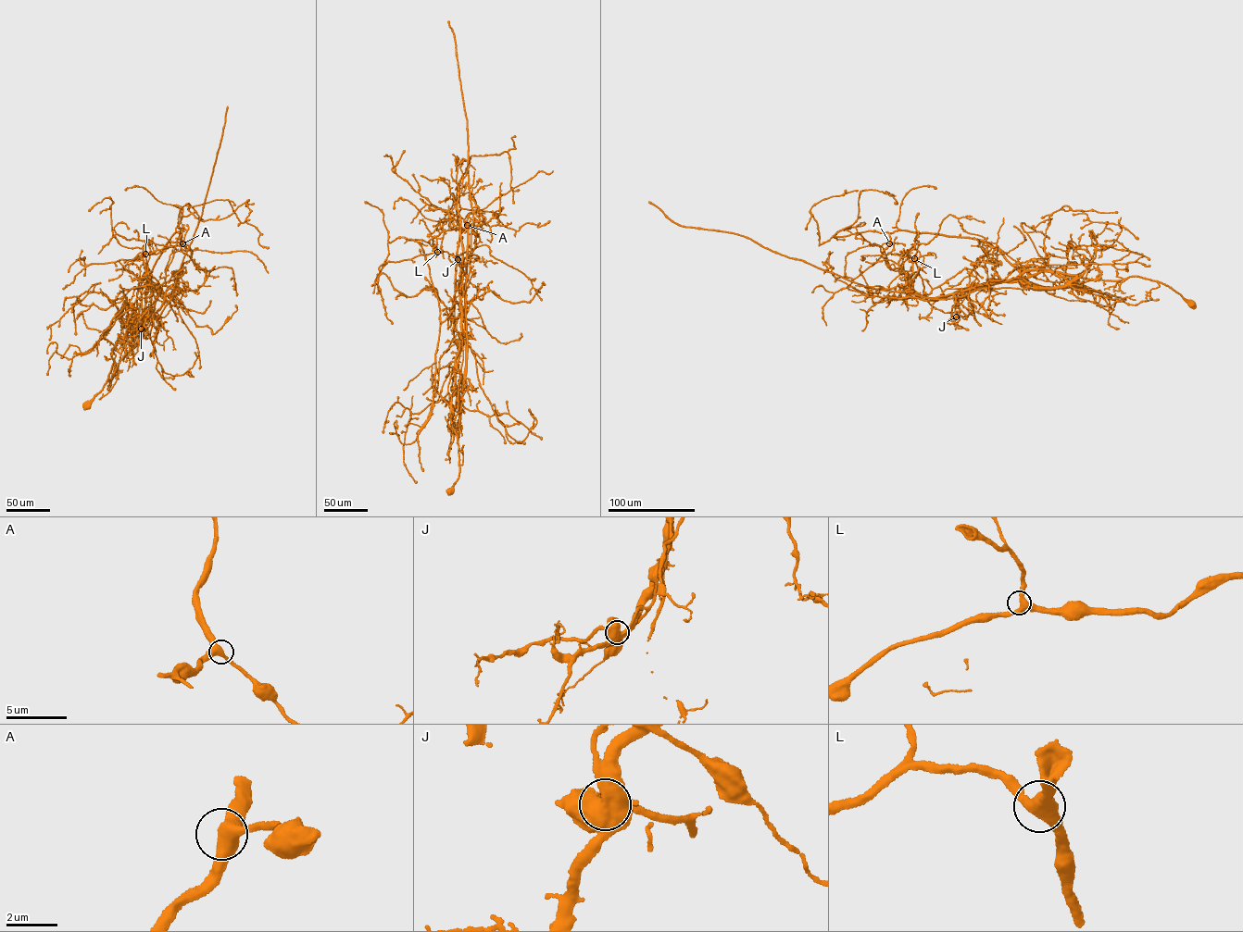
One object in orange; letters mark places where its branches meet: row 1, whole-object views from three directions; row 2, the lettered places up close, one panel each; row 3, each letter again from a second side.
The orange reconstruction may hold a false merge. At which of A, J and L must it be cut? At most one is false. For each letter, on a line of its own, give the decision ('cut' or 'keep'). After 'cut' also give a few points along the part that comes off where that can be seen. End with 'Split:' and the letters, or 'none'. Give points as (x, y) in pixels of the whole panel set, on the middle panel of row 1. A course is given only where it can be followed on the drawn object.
A: keep
J: cut; foreign part runs (458, 259), (461, 291), (469, 272), (473, 218), (467, 166), (467, 120), (455, 36), (448, 21)
L: keep
Split: J

